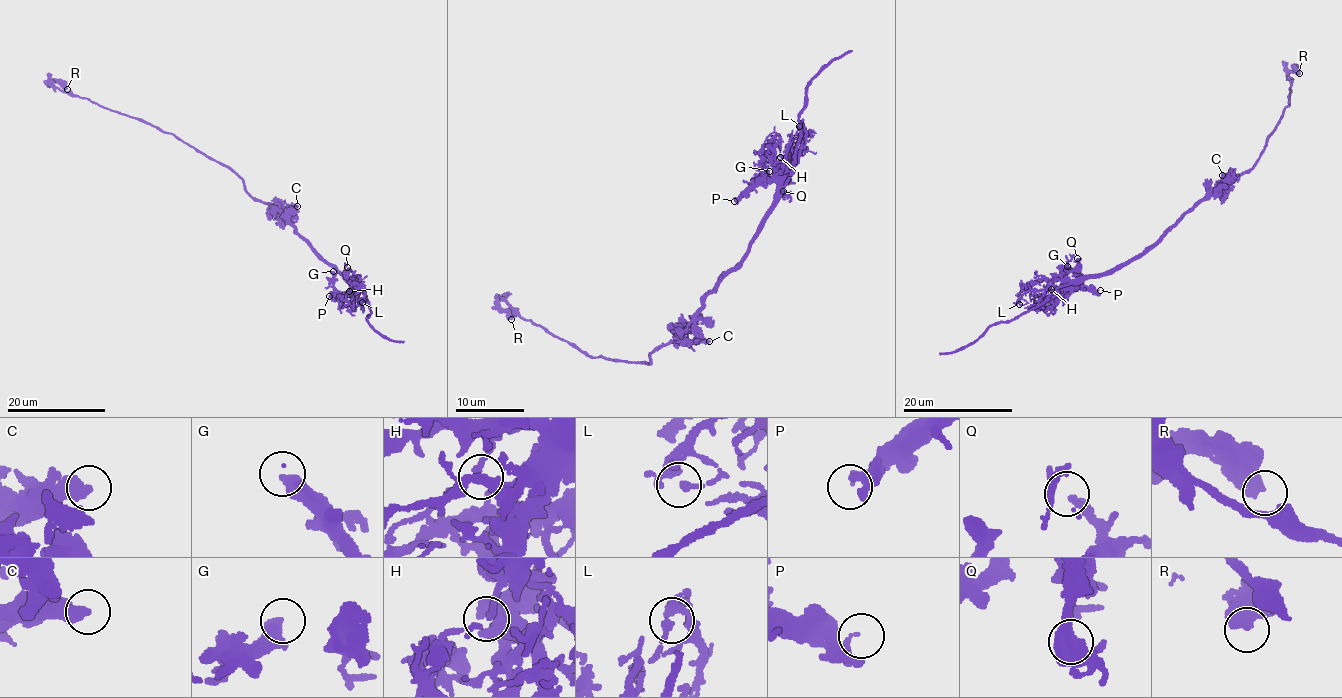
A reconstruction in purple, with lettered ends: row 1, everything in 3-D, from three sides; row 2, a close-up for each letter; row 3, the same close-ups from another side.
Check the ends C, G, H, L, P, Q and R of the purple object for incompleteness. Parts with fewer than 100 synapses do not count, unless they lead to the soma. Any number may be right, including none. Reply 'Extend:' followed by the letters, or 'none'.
Extend: none

